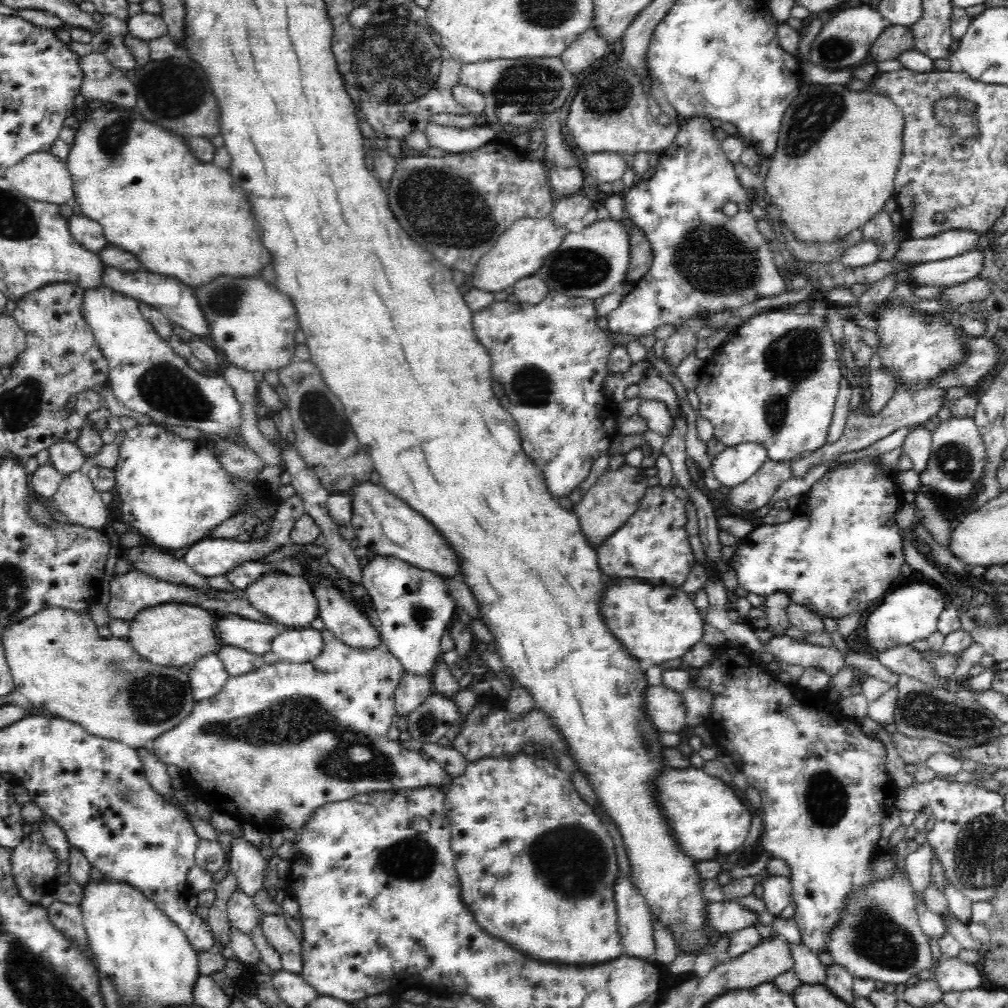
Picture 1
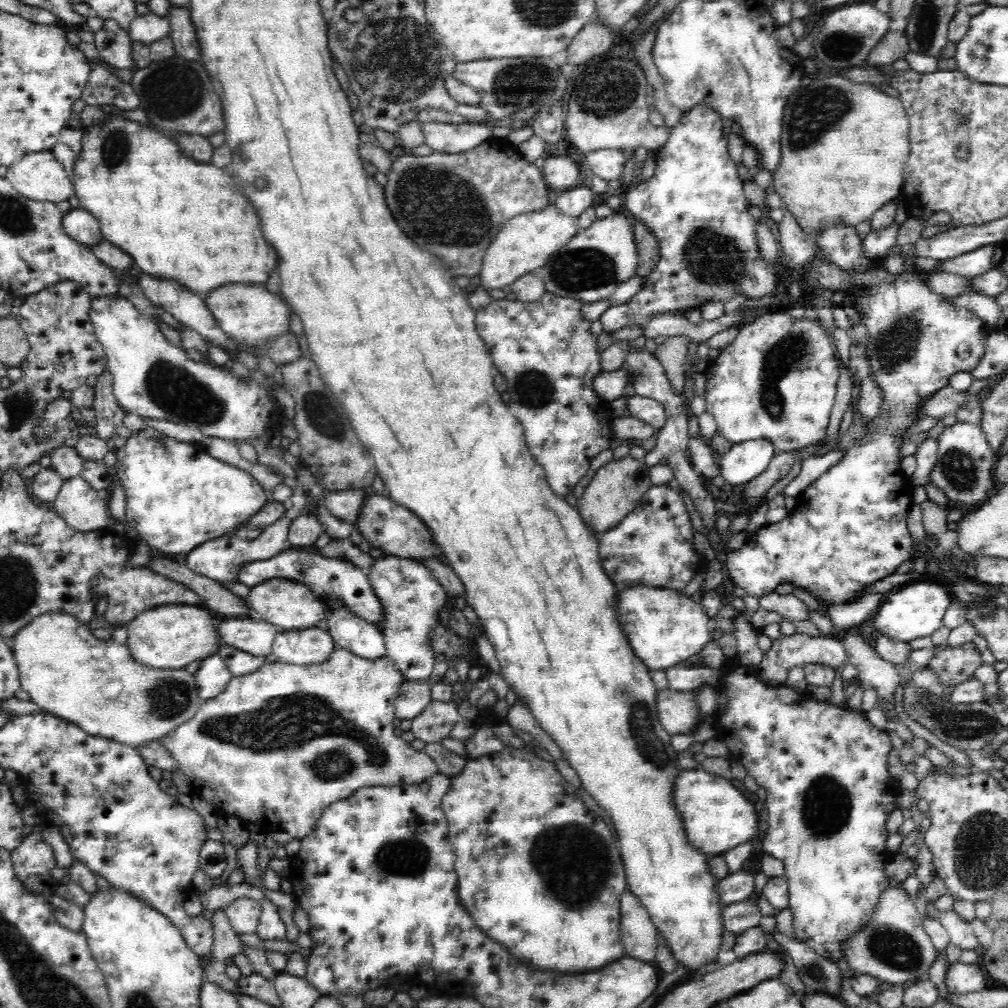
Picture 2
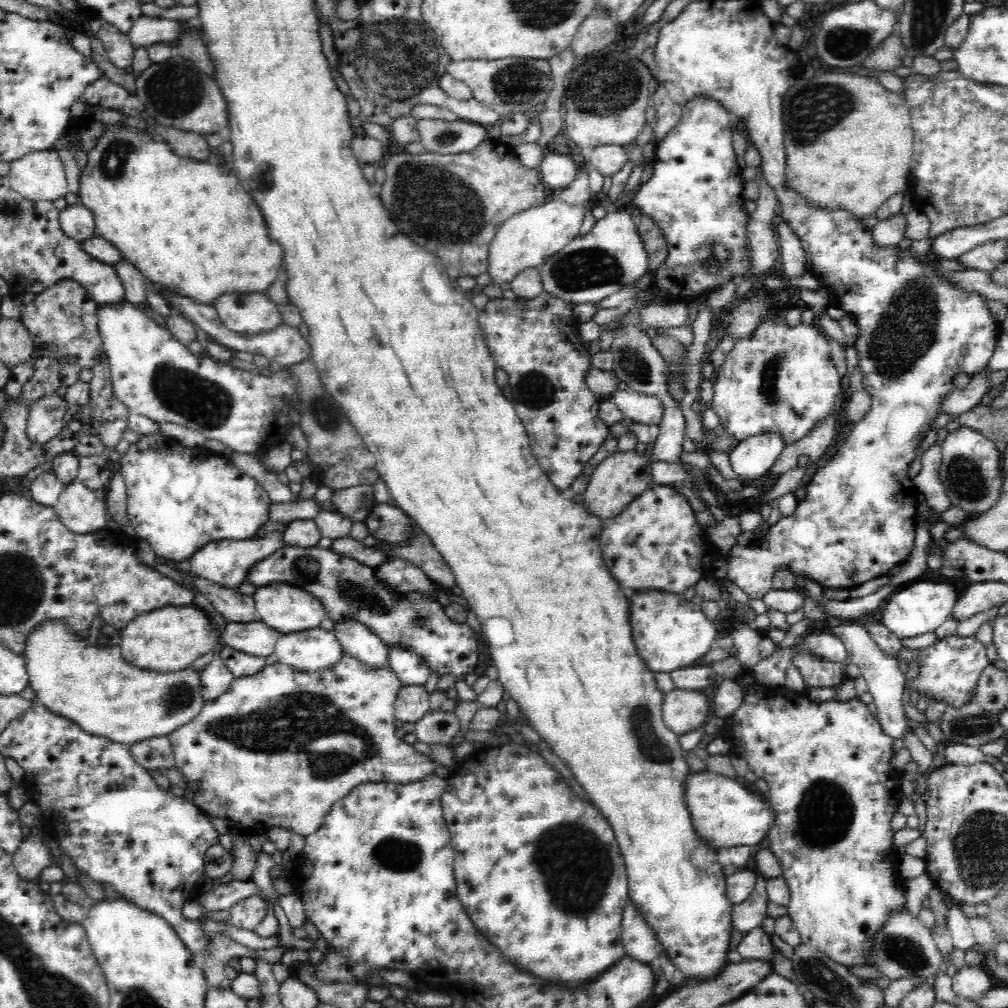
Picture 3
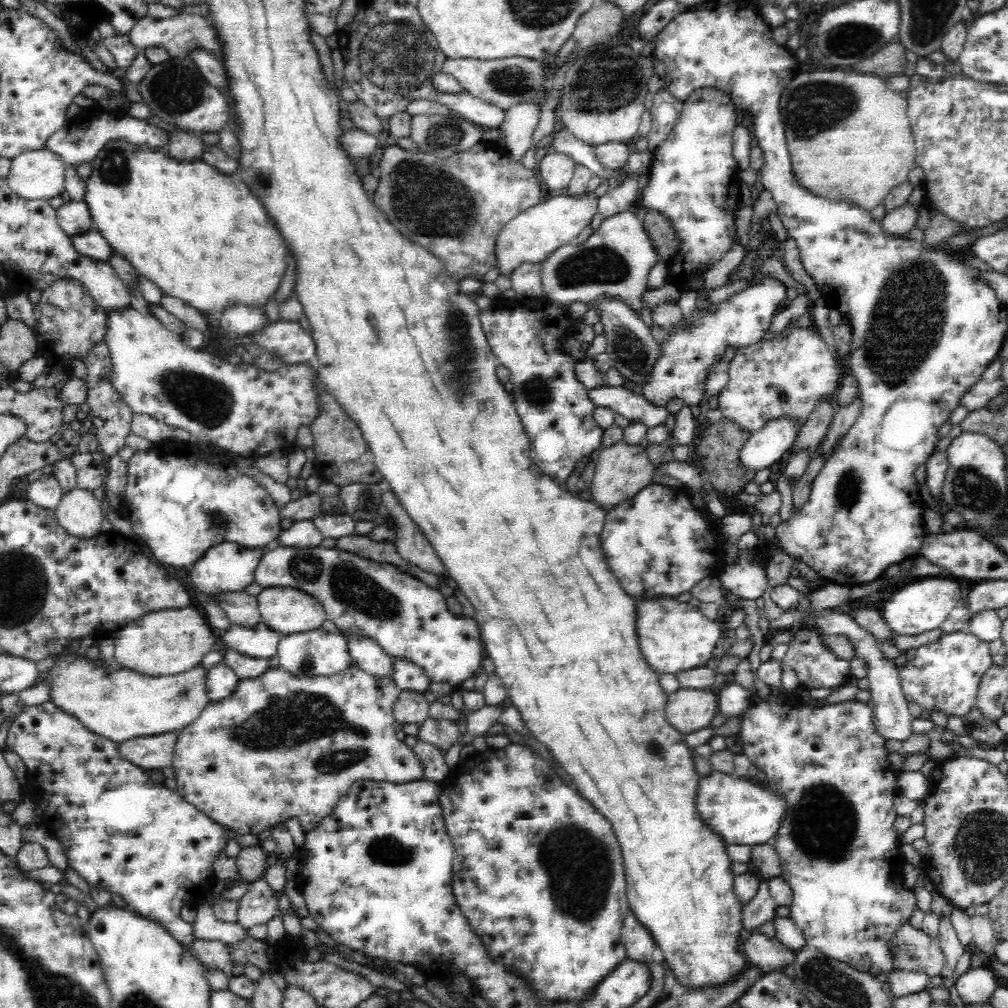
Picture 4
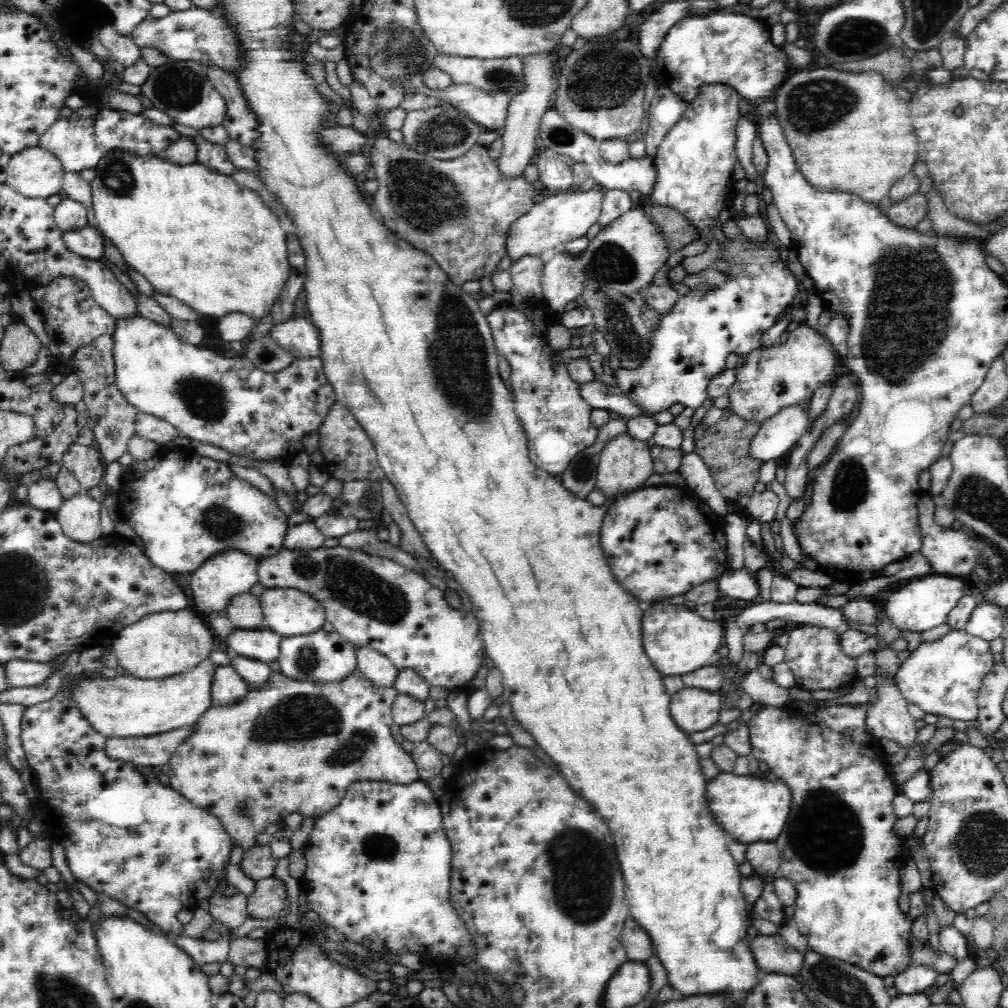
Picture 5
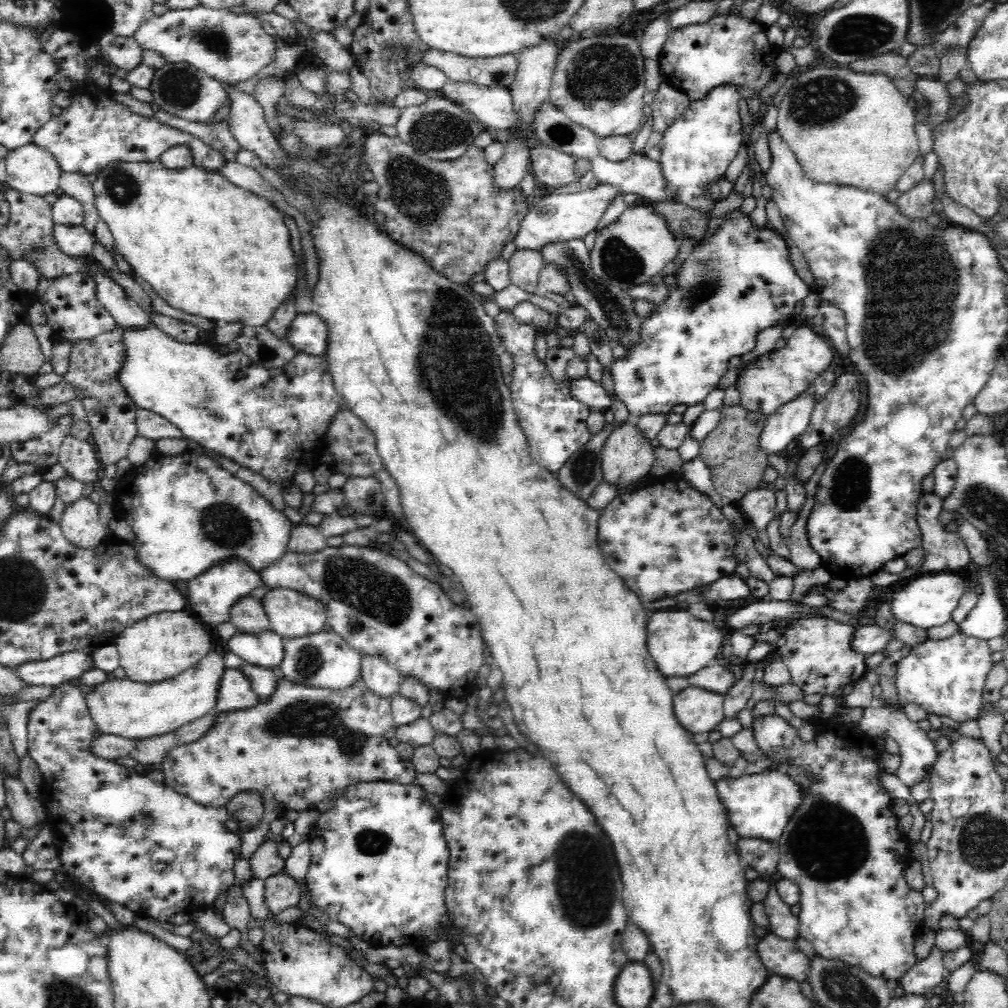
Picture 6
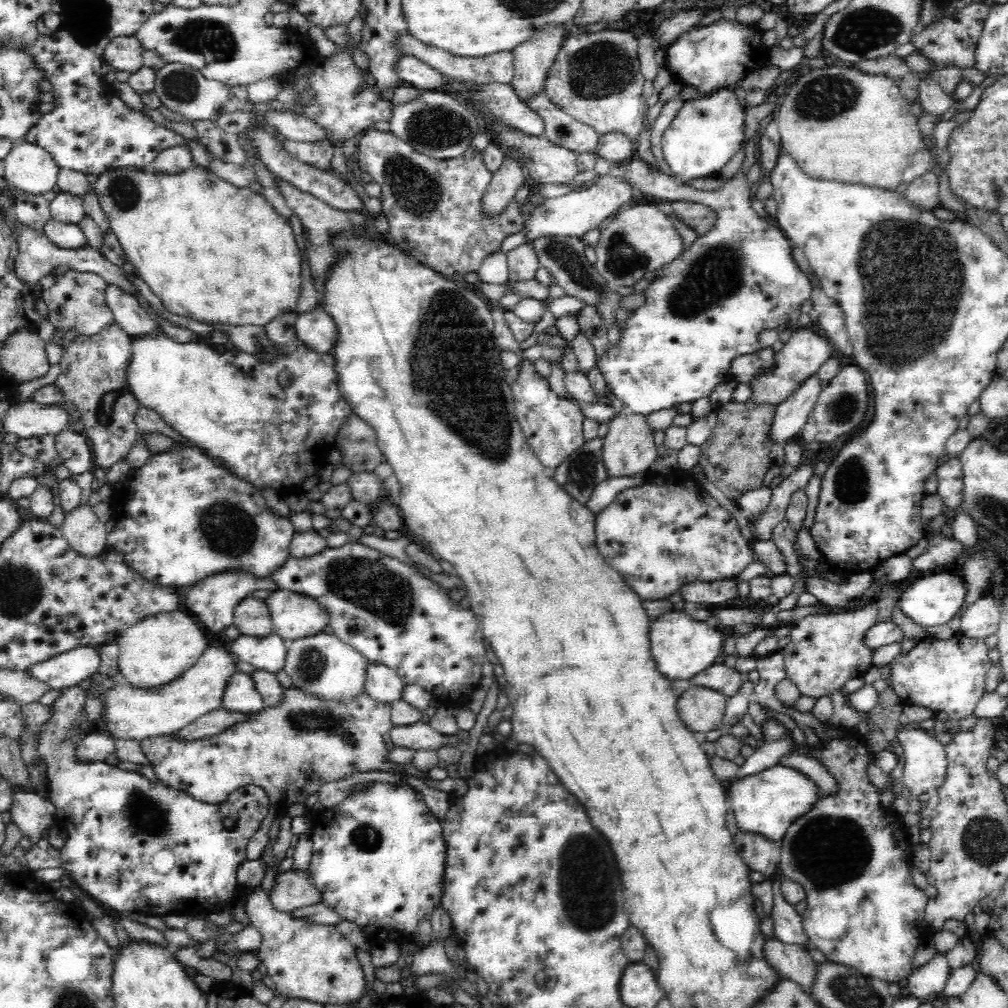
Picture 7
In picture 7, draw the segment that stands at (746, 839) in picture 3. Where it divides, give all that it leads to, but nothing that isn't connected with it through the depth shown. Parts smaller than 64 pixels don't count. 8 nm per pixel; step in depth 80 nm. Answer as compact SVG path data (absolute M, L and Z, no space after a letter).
M774 766L764 772L744 778L733 778L723 783L728 805L733 812L738 830L762 835L777 844L792 822L804 810L810 810L820 798L818 788L804 774L786 766Z

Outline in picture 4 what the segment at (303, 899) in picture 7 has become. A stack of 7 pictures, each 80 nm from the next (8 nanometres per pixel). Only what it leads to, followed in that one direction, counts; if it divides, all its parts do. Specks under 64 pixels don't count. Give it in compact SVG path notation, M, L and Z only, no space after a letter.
M264 879L251 882L248 892L238 899L236 923L248 930L253 926L272 920L277 913L277 901L274 890Z

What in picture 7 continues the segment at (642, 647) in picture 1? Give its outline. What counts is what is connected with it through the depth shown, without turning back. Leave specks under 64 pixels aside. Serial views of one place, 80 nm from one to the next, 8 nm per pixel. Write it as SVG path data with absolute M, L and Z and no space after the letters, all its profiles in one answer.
M669 610L653 618L649 631L649 642L651 655L653 656L658 672L662 673L670 681L676 678L689 680L696 676L696 674L702 673L702 670L707 670L710 666L719 662L724 655L724 638L722 638L722 634L720 634L718 628L714 624L710 624L710 622L694 620L685 611Z

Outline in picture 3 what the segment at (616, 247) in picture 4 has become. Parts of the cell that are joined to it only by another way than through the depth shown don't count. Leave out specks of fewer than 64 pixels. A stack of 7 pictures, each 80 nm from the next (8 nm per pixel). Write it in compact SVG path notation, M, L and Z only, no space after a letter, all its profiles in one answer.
M629 209L612 211L586 234L573 238L537 269L548 295L576 305L599 303L646 274L648 255Z

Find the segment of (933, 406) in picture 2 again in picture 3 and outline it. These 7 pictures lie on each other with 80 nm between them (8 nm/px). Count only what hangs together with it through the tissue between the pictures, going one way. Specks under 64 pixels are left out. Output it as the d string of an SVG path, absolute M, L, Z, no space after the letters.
M982 371L971 377L971 382L964 389L952 388L948 390L945 398L940 402L938 413L949 414L958 417L962 412L974 408L980 399L990 389L988 385L988 373Z

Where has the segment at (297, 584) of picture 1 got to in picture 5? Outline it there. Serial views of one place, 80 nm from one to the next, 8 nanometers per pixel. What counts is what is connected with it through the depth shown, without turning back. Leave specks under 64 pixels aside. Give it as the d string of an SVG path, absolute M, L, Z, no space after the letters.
M266 589L259 596L263 614L262 627L273 631L281 638L310 635L325 624L324 607L315 598L298 589Z

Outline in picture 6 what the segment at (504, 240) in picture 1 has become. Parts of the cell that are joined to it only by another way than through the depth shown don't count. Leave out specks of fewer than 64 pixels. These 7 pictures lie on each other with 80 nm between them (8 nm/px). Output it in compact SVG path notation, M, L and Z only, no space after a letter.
M599 184L596 188L576 193L553 193L534 199L530 205L526 217L521 221L516 236L512 238L516 251L539 251L547 244L564 242L570 239L584 238L588 232L592 232L600 223L610 200L621 194L614 186Z

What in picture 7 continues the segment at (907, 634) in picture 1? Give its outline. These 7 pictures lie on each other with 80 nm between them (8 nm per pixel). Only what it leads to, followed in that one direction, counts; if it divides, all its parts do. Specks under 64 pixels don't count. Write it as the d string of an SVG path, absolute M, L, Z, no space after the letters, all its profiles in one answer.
M936 573L925 575L915 580L897 598L898 607L907 618L914 621L916 625L926 627L947 624L956 616L958 608L962 606L964 594L966 594L965 582L962 582L958 574Z

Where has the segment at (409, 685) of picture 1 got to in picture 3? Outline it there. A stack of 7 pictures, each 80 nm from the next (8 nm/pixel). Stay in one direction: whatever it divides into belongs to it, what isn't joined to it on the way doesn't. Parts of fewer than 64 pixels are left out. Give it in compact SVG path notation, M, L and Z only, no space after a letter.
M403 686L395 701L395 717L414 723L428 712L430 696L426 686Z

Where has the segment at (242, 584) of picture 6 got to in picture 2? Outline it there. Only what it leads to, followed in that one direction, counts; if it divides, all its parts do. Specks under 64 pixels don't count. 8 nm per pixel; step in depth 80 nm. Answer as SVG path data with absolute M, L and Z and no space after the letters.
M295 487L290 498L287 498L282 503L284 505L284 514L274 524L263 528L256 538L252 540L238 540L225 535L224 537L203 542L200 546L196 546L196 548L193 548L187 553L185 560L187 567L198 574L207 576L218 582L236 581L236 572L242 568L243 564L272 558L274 555L280 554L291 546L289 541L290 525L295 518L304 514L303 510L307 502L306 493L302 489Z

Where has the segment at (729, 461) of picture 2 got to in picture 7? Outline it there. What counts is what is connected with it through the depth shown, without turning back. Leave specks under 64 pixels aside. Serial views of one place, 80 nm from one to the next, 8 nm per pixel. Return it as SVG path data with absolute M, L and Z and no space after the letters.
M816 375L811 376L797 391L775 407L769 435L771 444L785 444L798 439L814 410L820 391L820 380Z

